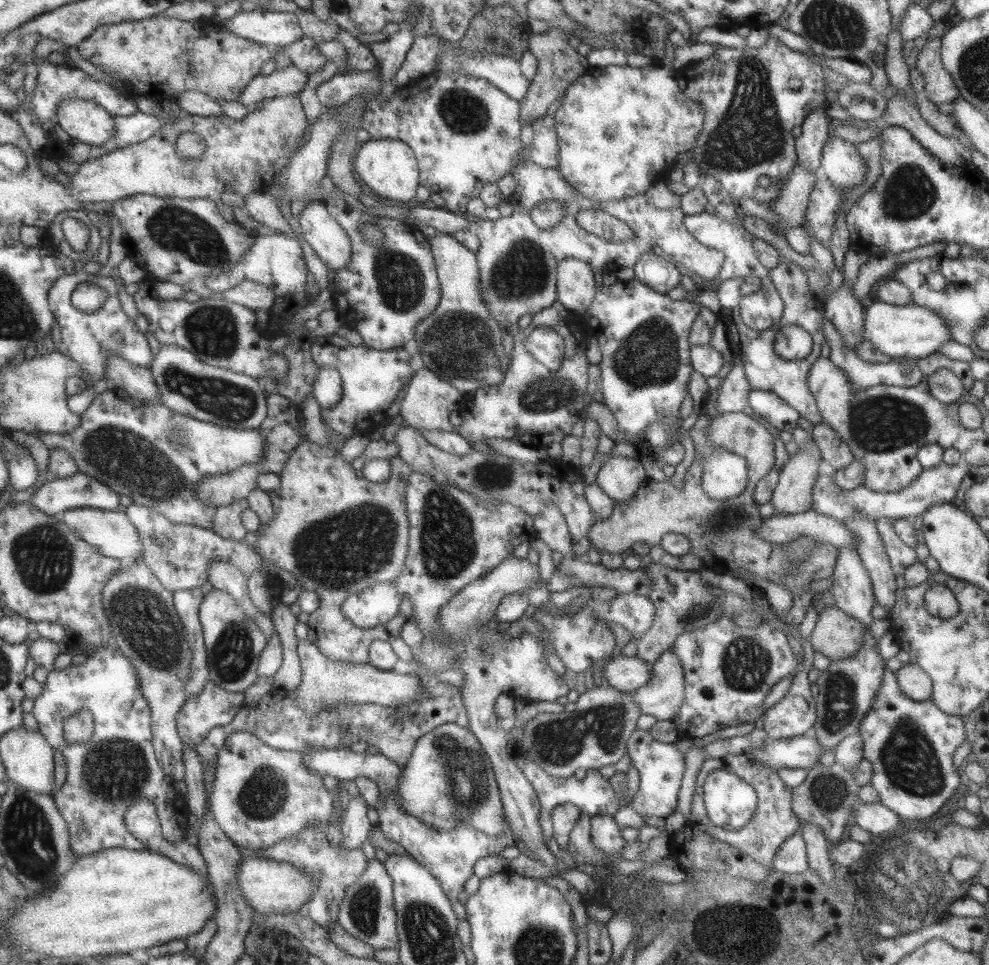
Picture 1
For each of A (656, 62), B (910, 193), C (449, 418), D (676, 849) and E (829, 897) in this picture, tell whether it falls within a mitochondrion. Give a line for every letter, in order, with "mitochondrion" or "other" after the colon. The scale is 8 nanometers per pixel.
A: other
B: mitochondrion
C: other
D: other
E: other

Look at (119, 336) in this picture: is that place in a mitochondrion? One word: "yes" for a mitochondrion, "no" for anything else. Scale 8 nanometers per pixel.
yes

